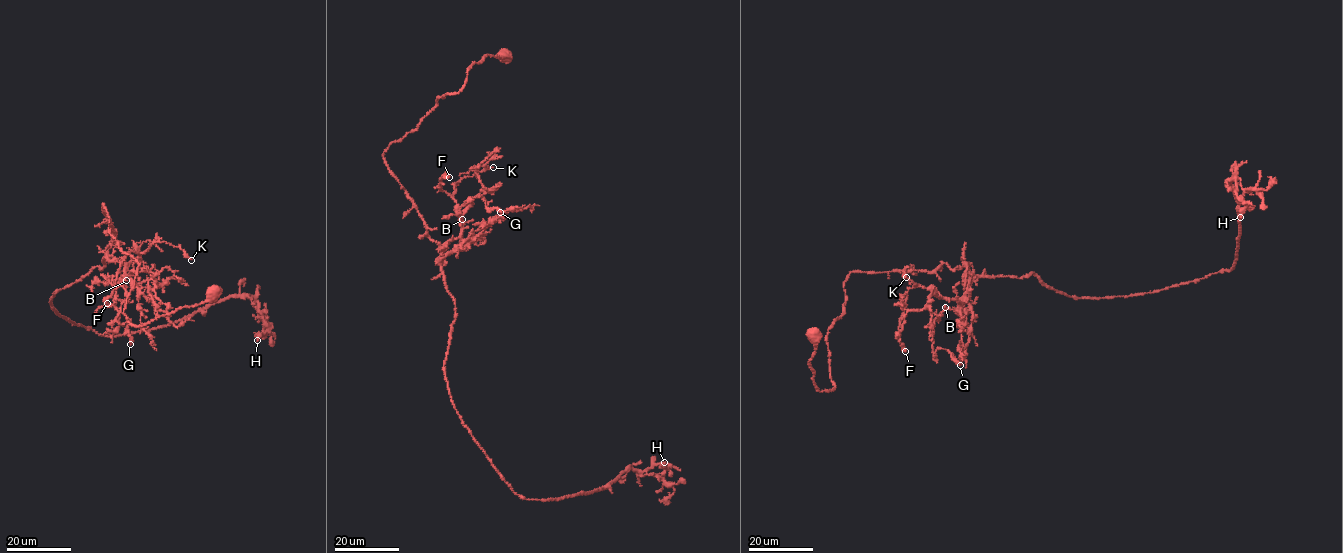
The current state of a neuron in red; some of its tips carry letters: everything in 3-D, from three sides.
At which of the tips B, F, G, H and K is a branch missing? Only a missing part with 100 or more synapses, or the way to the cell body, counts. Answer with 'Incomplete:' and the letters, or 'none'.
Incomplete: none

